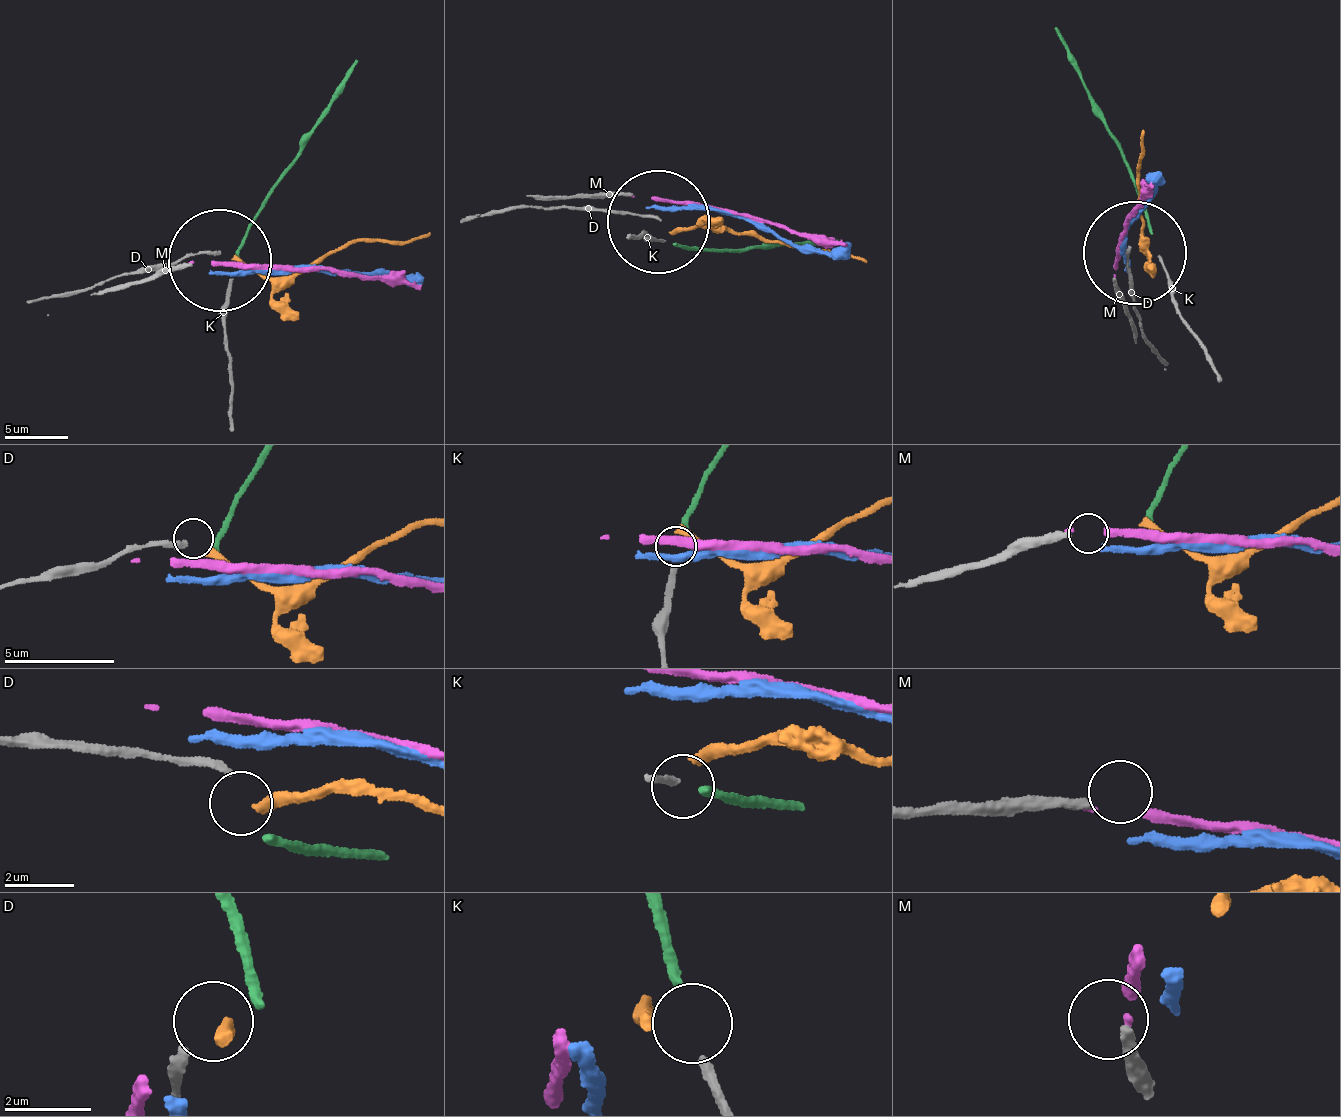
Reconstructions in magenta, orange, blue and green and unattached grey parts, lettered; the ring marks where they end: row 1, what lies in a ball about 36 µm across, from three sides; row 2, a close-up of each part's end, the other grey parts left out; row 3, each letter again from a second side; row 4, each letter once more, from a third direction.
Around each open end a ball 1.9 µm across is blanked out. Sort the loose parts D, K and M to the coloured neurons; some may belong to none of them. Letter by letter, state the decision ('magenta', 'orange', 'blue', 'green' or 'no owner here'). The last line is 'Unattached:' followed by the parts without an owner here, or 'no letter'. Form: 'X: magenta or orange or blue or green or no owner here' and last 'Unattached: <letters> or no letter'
D: orange
K: green
M: magenta
Unattached: no letter

